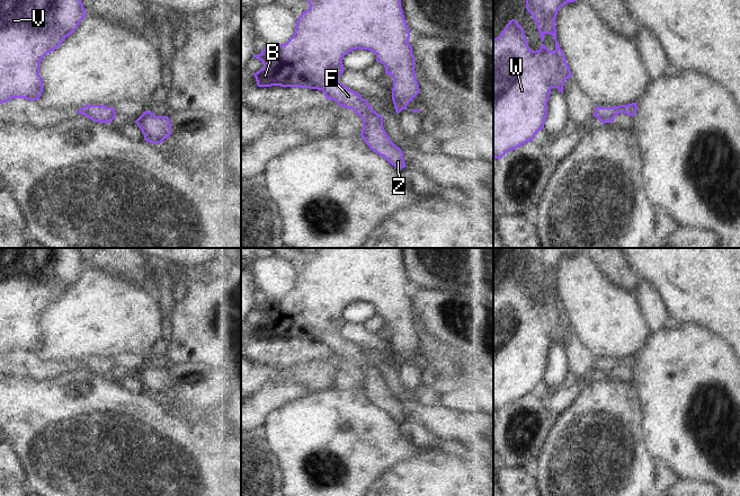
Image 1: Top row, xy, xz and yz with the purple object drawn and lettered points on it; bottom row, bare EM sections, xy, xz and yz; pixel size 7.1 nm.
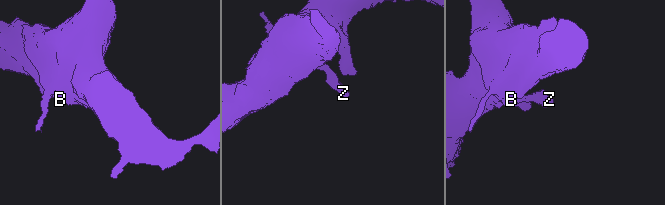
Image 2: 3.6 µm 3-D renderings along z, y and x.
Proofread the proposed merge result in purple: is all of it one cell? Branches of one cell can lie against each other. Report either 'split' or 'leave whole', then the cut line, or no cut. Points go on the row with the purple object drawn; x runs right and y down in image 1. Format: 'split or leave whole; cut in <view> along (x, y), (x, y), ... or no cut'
leave whole; no cut

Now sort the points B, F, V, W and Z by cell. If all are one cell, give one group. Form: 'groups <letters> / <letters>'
groups B F V W Z

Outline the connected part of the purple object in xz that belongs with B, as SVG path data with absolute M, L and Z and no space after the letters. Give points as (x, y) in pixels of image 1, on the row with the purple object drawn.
M307 0L310 7L297 18L293 36L284 44L266 44L265 48L253 57L260 60L264 68L253 73L258 87L301 87L318 89L324 92L328 99L339 106L353 109L363 119L363 130L359 134L371 150L384 157L399 170L407 167L402 150L387 136L383 127L383 116L377 114L366 99L358 92L349 89L339 81L345 71L342 59L353 50L368 50L374 52L376 61L385 68L385 73L393 77L392 100L395 113L408 109L407 105L419 94L419 85L414 73L414 56L409 44L410 29L405 23L401 8L401 0Z

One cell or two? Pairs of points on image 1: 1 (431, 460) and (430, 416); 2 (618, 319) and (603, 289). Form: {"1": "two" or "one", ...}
{"1": "two", "2": "one"}

